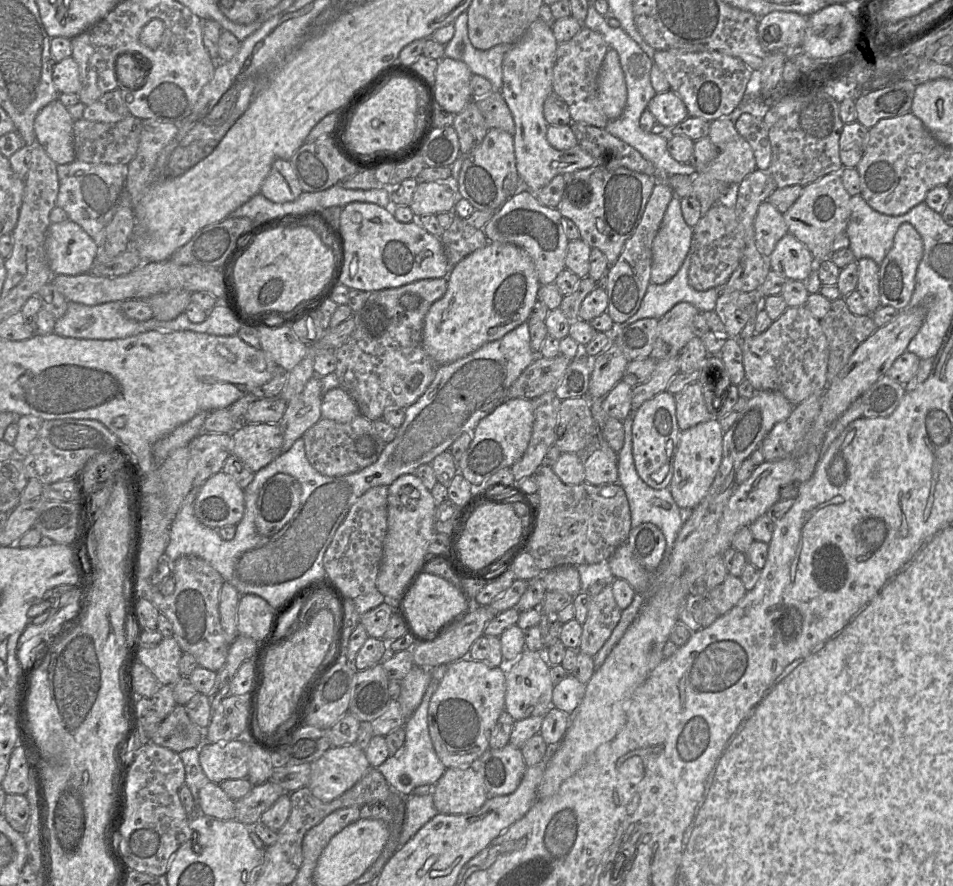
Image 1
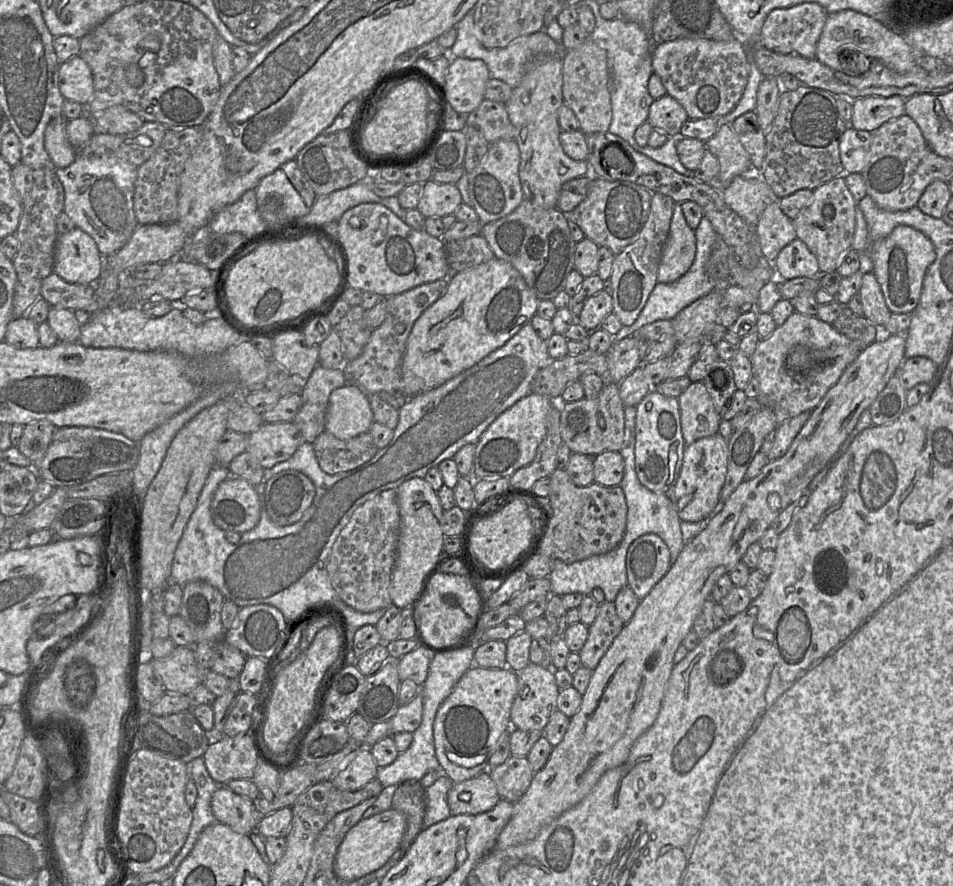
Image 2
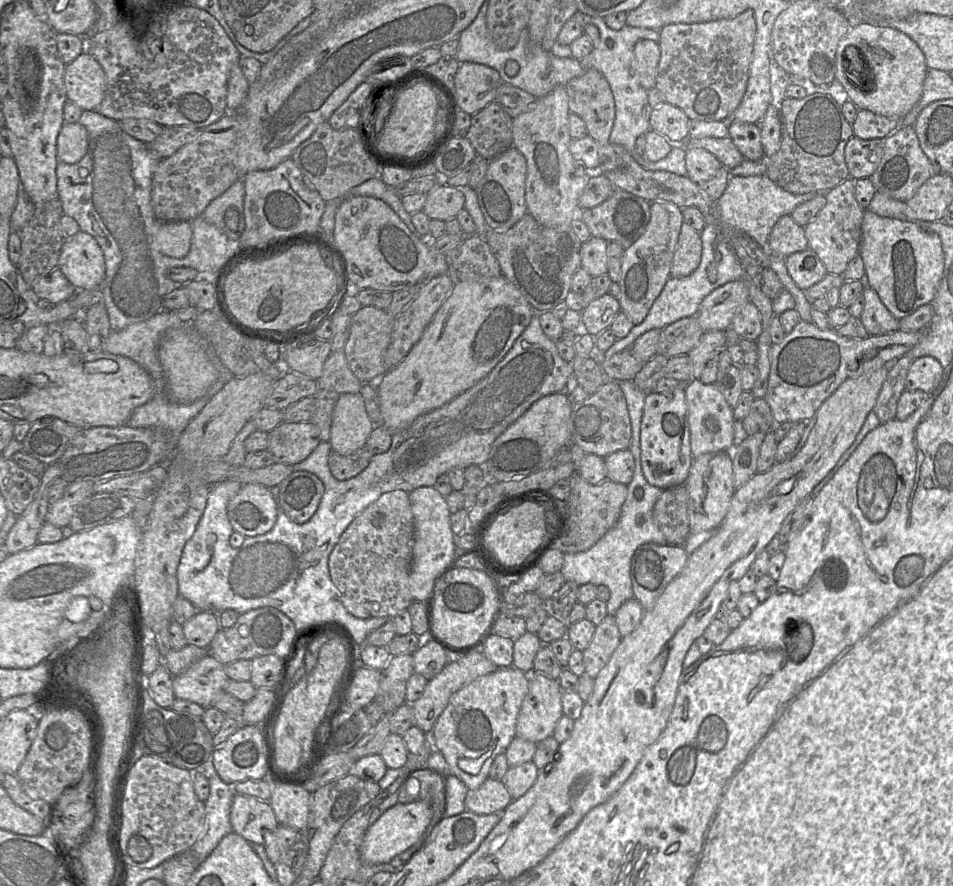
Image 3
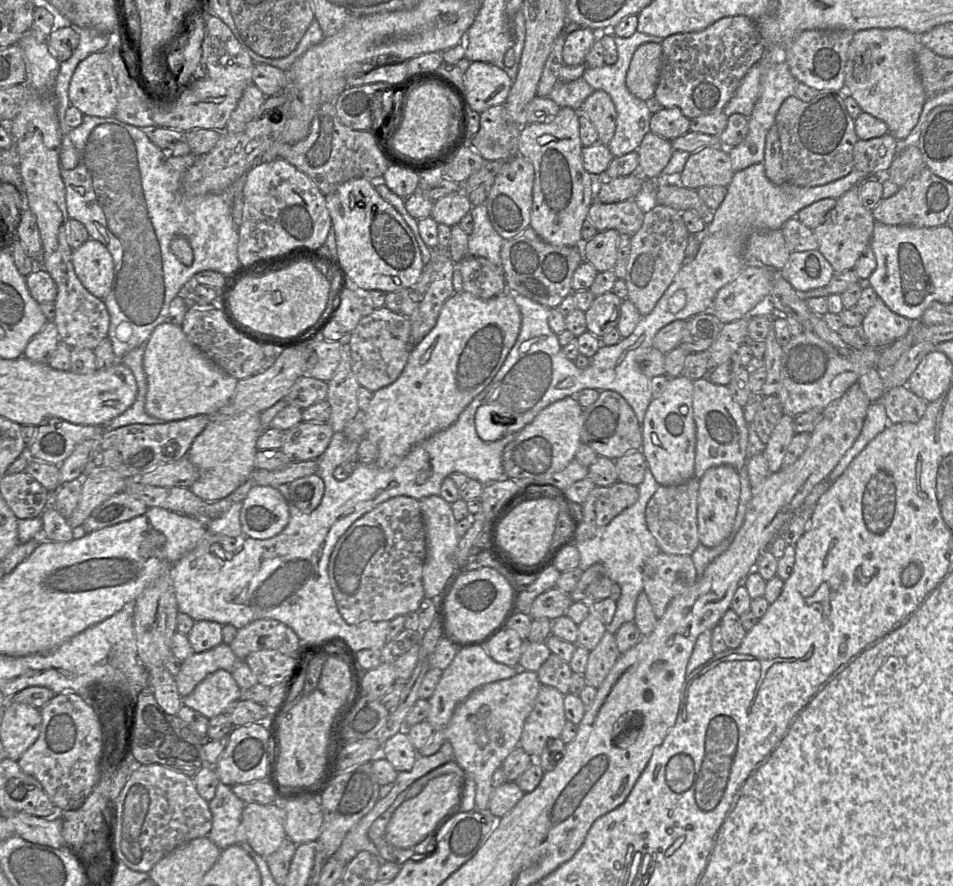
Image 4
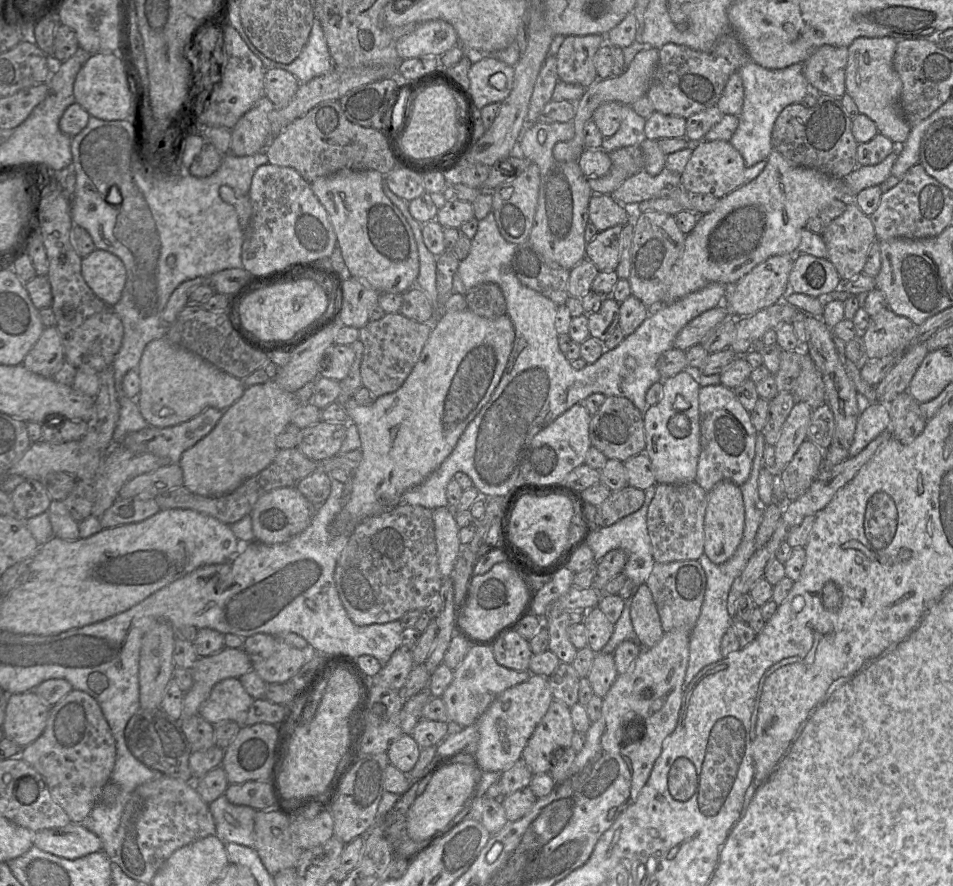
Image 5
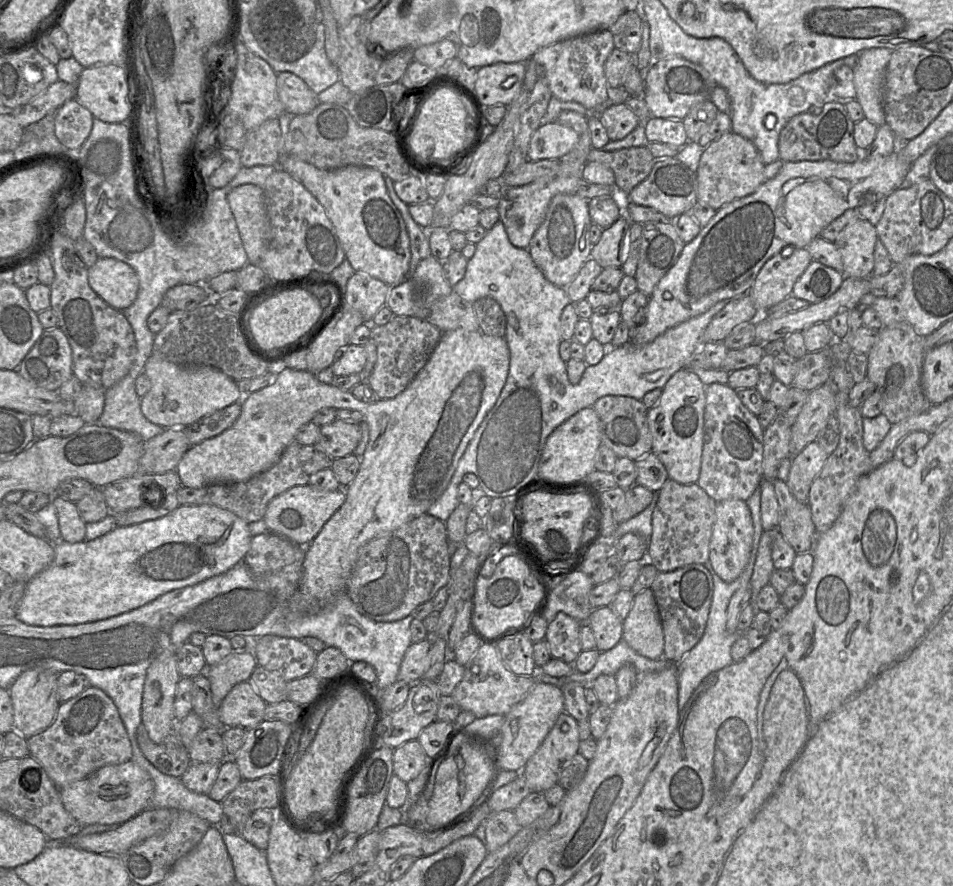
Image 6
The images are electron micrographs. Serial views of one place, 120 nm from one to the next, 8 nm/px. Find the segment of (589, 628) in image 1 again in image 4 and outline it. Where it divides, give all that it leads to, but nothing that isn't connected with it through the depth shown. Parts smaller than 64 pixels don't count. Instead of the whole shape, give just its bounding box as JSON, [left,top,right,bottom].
[583,631,619,689]

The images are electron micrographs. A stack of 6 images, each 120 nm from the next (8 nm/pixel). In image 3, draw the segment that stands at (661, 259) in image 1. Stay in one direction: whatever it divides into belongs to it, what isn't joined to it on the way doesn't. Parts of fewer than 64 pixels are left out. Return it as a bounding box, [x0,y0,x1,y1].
[670,218,701,278]

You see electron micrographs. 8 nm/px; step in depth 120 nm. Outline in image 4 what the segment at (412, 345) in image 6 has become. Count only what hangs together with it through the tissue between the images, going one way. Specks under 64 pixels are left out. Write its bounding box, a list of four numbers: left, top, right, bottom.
[347,307,411,392]

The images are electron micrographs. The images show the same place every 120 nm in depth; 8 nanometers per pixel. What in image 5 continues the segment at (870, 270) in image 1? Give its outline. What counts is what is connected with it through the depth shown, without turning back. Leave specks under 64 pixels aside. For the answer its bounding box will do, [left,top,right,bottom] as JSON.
[863,308,917,359]

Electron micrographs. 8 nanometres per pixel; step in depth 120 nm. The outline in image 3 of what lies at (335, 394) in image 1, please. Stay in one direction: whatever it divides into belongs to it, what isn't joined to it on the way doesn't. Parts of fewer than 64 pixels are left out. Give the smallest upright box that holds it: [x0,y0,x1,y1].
[331,393,373,455]

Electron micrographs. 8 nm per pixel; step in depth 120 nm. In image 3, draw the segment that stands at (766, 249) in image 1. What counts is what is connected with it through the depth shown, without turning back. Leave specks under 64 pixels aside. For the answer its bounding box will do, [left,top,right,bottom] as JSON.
[766,214,808,254]

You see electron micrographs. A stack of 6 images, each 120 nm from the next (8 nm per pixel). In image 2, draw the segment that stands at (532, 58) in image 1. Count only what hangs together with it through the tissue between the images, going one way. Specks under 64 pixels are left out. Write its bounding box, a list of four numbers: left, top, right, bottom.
[505,58,590,209]

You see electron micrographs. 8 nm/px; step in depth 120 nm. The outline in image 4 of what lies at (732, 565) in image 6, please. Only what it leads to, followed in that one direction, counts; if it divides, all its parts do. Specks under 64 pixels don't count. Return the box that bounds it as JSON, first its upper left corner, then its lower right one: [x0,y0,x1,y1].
[697,465,740,548]

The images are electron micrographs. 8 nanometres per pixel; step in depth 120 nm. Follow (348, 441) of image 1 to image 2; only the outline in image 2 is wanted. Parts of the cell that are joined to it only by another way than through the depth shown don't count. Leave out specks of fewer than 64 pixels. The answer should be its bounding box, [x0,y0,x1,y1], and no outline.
[313,431,378,475]

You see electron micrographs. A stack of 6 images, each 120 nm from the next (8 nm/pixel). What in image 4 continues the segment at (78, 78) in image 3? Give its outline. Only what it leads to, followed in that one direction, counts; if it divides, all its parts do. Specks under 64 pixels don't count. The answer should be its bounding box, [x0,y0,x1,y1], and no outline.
[68,52,118,115]

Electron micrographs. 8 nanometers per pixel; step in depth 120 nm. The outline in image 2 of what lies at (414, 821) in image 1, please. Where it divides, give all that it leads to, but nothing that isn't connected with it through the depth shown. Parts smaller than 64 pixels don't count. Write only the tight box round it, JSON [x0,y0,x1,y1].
[423,773,453,828]

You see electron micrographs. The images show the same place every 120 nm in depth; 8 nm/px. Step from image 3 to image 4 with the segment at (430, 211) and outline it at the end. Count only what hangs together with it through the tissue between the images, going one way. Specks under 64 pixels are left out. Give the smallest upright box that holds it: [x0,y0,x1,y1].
[431,191,473,227]

